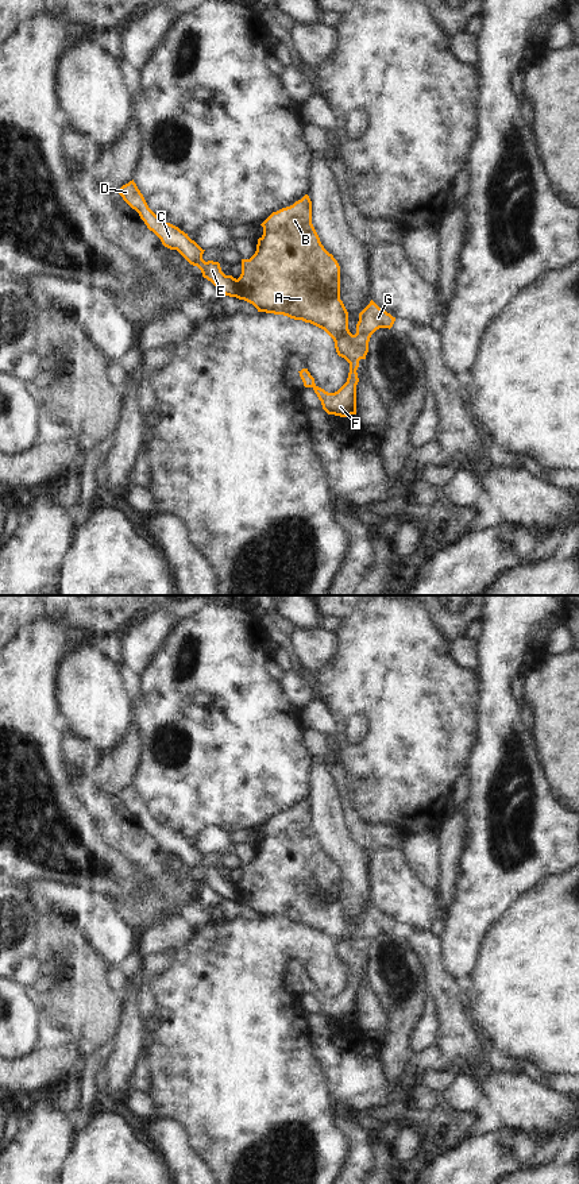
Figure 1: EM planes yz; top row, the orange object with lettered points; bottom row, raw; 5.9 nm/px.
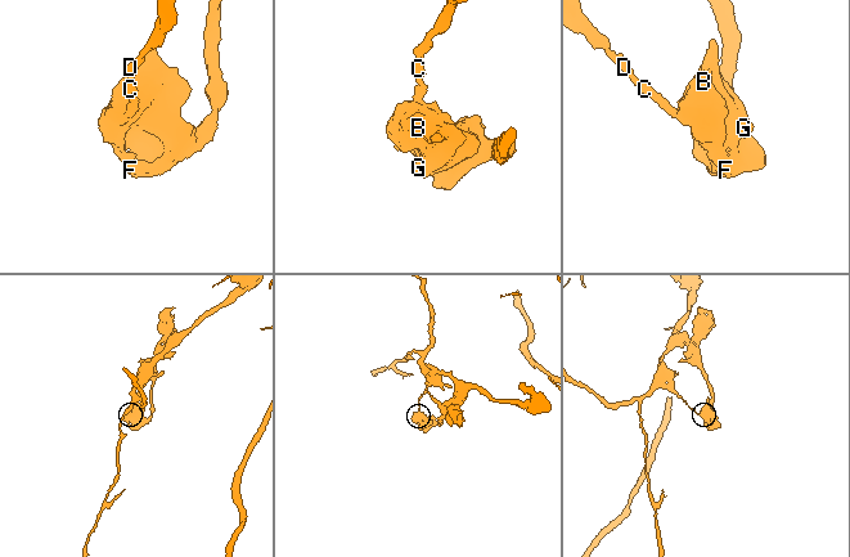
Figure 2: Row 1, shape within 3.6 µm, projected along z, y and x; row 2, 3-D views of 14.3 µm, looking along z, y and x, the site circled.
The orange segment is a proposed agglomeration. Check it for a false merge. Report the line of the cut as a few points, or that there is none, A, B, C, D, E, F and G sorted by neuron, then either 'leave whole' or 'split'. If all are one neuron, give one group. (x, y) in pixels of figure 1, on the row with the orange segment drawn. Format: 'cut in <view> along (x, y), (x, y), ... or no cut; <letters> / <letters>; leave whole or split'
cut in yz along (235, 280), (236, 296); A B F G / C D E; split

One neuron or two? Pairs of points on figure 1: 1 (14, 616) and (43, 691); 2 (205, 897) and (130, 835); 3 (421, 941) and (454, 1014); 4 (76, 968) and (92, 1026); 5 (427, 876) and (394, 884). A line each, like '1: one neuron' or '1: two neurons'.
1: two neurons
2: two neurons
3: one neuron
4: one neuron
5: two neurons

